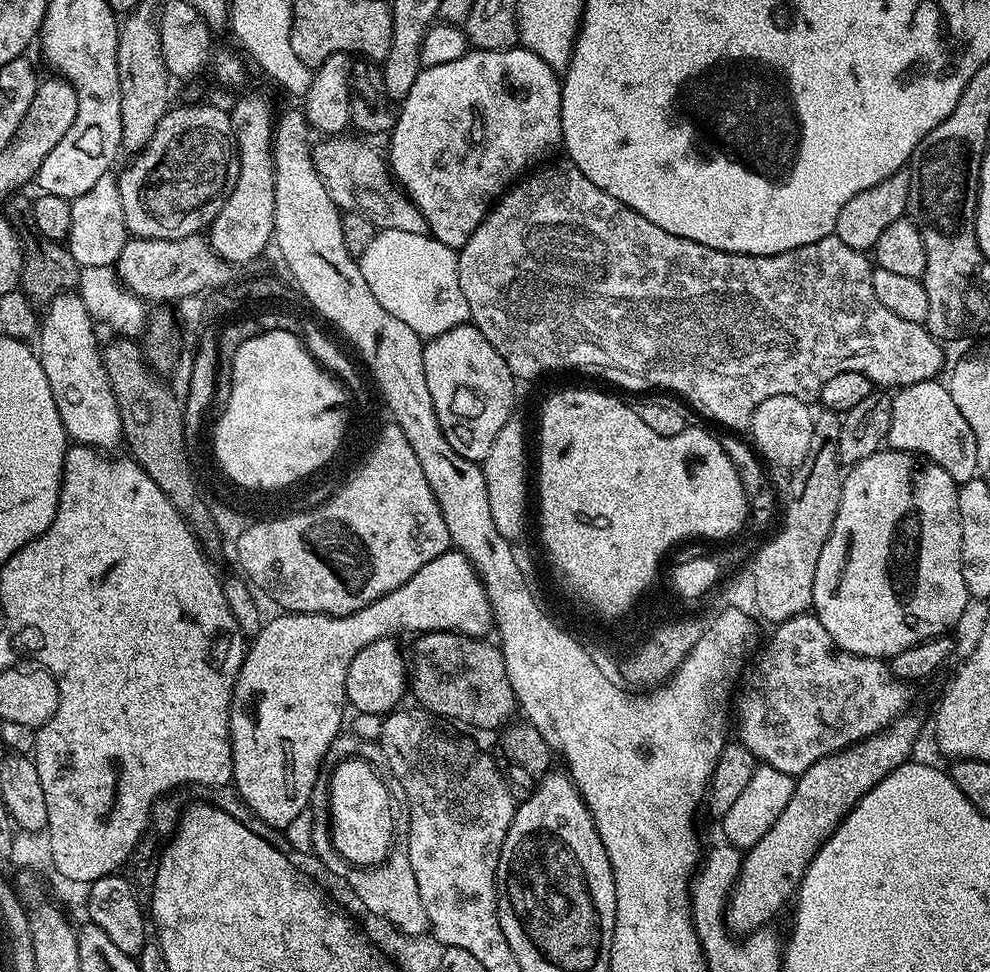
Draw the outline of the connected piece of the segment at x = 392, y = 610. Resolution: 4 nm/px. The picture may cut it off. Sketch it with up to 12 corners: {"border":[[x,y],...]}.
{"border":[[438,554],[349,616],[251,637],[232,691],[232,784],[271,828],[309,807],[358,650],[484,638],[480,575]]}

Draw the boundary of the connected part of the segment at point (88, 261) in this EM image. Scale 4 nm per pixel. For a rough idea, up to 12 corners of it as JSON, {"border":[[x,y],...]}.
{"border":[[120,182],[71,201],[66,247],[81,268],[113,266],[130,238]]}

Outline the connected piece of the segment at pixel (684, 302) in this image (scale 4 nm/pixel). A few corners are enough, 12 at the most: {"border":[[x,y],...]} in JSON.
{"border":[[571,162],[456,256],[521,381],[665,388],[728,430],[941,341],[835,234],[654,226]]}

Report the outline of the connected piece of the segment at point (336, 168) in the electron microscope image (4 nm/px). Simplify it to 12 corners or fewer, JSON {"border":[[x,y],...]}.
{"border":[[341,134],[311,145],[341,213],[427,233],[385,153]]}

